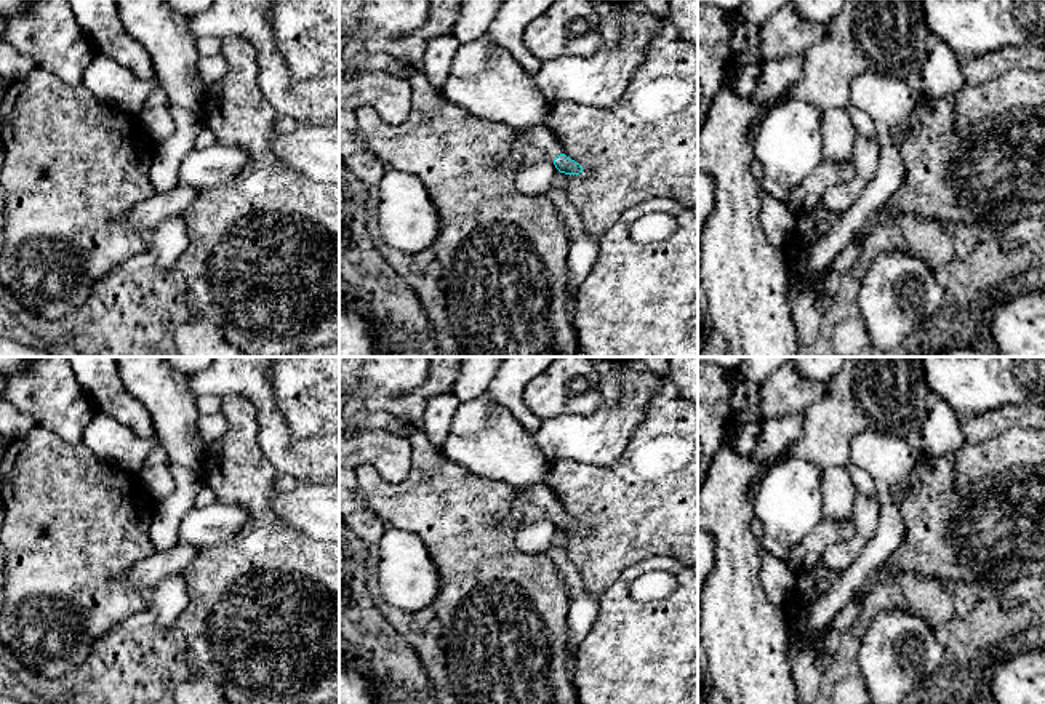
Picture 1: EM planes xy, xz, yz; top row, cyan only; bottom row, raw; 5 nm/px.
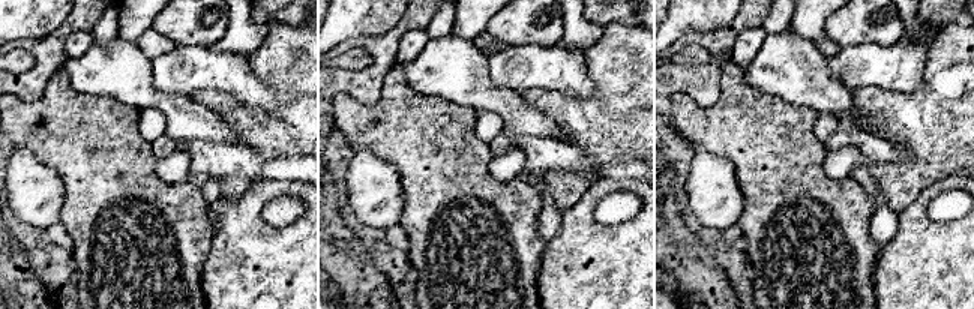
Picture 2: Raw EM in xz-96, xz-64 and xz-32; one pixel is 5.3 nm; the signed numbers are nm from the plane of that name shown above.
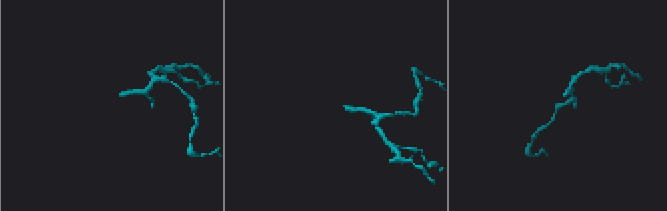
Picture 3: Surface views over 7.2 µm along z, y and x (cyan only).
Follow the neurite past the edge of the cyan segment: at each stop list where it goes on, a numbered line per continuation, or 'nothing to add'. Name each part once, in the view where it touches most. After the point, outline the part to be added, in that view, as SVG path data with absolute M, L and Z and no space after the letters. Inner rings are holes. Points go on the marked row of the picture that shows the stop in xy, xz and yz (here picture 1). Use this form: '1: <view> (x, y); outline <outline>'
1: xz (540, 143); outline M546 125L515 130L514 139L523 139L522 162L535 165L538 162L554 163L555 157L563 154L562 146Z

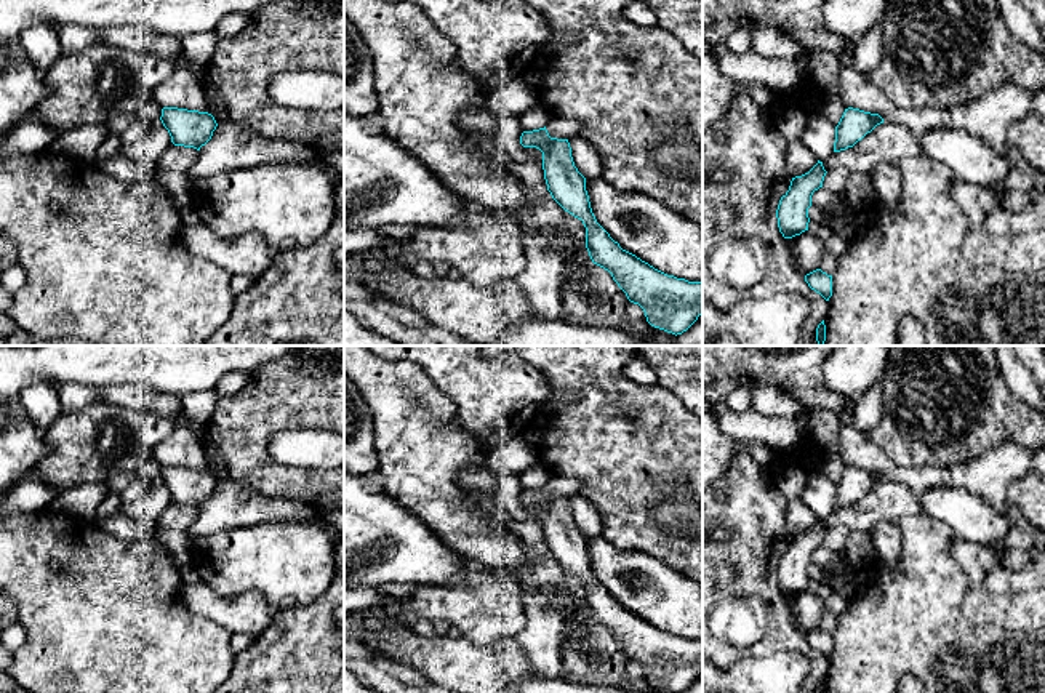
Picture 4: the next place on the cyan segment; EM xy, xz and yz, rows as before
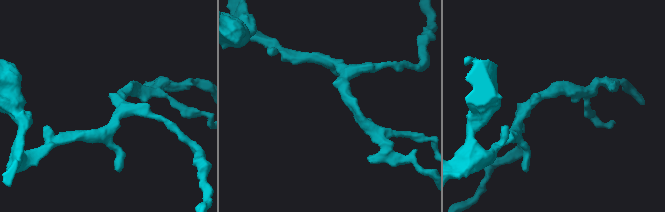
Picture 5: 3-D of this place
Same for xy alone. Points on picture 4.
nothing to add

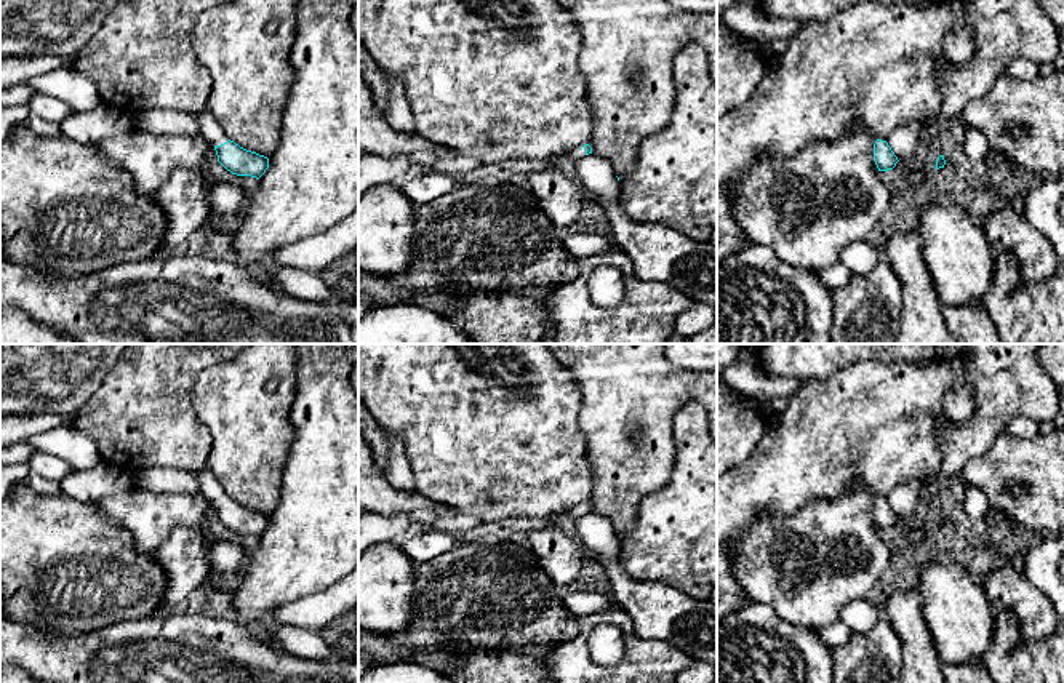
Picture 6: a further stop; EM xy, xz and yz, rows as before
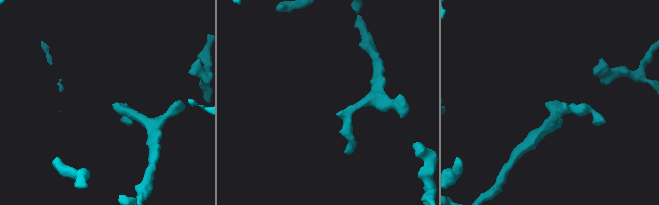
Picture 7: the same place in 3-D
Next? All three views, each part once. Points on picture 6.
1: xy (210, 128); outline M206 106L202 110L198 110L195 117L200 126L200 136L205 138L210 144L221 146L229 141L221 125L214 118L214 115L208 110Z

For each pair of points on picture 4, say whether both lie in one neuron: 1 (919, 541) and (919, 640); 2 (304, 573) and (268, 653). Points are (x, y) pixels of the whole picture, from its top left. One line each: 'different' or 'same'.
1: same
2: different

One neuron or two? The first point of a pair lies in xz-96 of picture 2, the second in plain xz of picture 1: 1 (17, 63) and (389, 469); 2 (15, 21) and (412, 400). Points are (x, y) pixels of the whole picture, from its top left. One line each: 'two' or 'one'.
1: two
2: two

